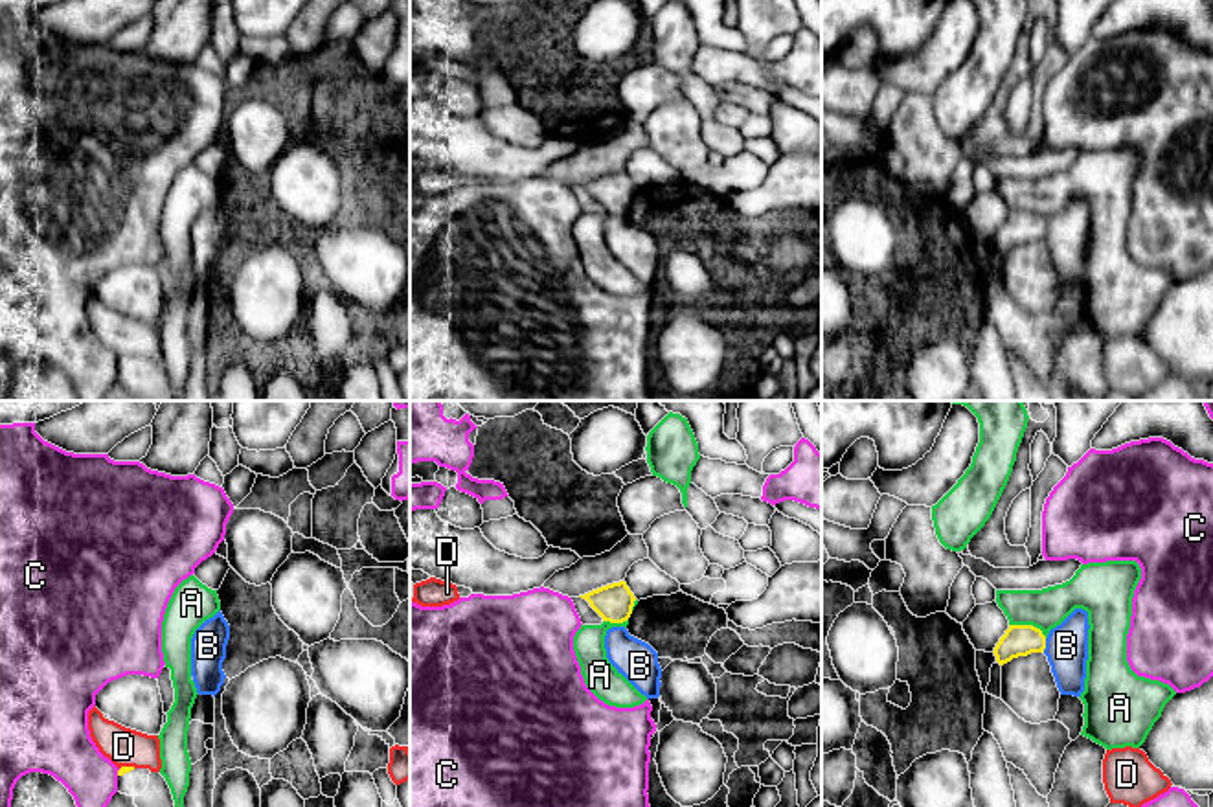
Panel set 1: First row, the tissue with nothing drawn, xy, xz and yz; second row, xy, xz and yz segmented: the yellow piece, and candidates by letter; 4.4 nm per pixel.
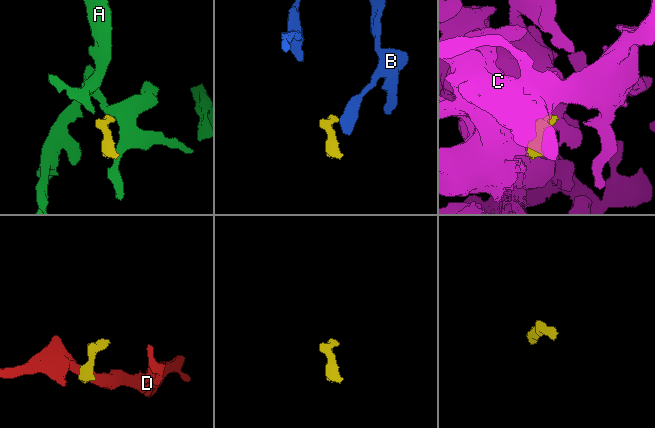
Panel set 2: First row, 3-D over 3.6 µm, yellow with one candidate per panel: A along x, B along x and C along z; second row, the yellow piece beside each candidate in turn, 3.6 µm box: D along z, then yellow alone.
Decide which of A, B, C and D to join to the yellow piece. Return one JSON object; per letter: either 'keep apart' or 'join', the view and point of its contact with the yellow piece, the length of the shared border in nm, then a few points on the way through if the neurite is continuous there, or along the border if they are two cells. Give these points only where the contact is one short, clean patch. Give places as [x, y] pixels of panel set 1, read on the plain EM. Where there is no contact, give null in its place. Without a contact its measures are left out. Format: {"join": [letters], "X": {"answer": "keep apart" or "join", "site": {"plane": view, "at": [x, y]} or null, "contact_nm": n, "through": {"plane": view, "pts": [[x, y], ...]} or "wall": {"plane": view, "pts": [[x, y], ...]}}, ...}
{"join": [], "A": {"answer": "keep apart", "site": {"plane": "yz", "at": [1028, 214]}, "contact_nm": 180, "wall": {"plane": "yz", "pts": [[1009, 212], [1031, 212], [1046, 225]]}}, "B": {"answer": "keep apart", "site": {"plane": "yz", "at": [1044, 234]}, "contact_nm": 70, "wall": {"plane": "yz", "pts": [[1046, 227], [1042, 239]]}}, "C": {"answer": "keep apart", "site": {"plane": "xy", "at": [118, 361]}, "contact_nm": 40}, "D": {"answer": "keep apart", "site": {"plane": "xy", "at": [127, 355]}, "contact_nm": 70, "wall": {"plane": "xy", "pts": [[135, 355], [120, 357]]}}}

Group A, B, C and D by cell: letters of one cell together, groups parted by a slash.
A / B / C / D

